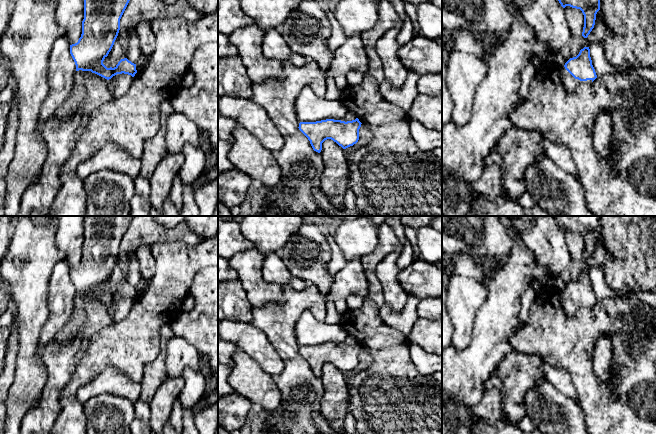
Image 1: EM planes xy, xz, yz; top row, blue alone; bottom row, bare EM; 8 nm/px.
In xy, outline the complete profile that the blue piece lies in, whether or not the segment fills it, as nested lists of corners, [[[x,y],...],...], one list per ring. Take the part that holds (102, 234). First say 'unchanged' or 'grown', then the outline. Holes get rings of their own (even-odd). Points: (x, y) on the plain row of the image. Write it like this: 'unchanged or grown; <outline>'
grown; [[[84,216],[84,243],[82,245],[82,258],[78,266],[70,269],[70,278],[75,286],[76,295],[91,295],[108,304],[108,310],[114,322],[123,320],[130,312],[133,301],[137,297],[136,288],[127,282],[121,283],[112,292],[107,292],[103,285],[111,275],[120,254],[120,243],[134,216]]]

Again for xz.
grown; [[[347,335],[341,344],[300,346],[298,352],[308,362],[313,374],[320,377],[322,367],[327,363],[333,364],[343,373],[356,368],[359,364],[361,348],[353,336]]]

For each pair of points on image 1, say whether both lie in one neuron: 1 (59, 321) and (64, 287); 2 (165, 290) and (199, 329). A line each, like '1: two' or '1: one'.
1: one
2: two

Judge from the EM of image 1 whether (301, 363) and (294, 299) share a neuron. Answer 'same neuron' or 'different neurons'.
same neuron

